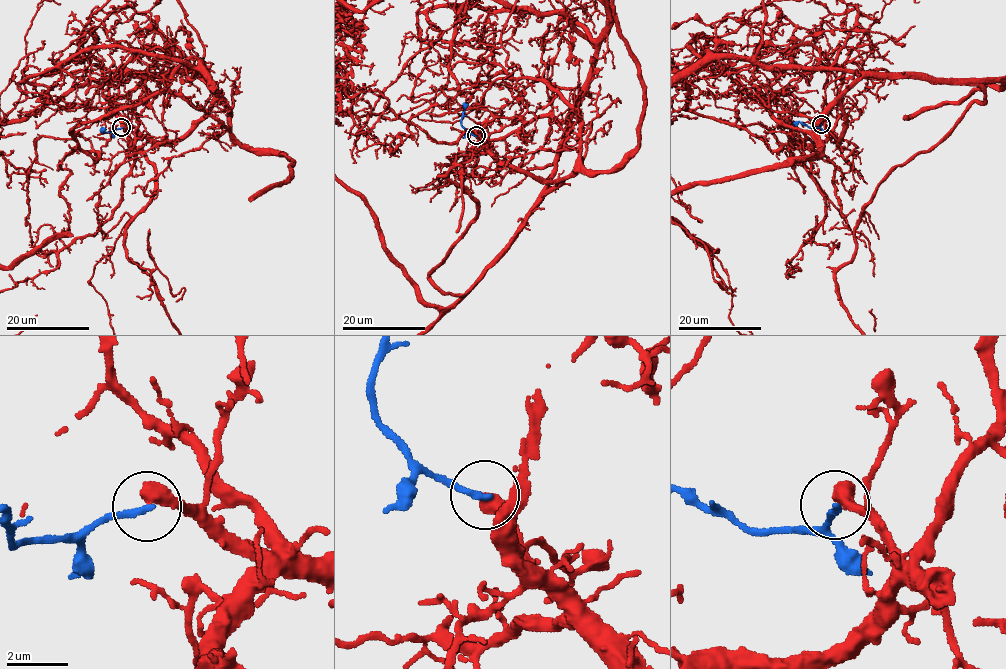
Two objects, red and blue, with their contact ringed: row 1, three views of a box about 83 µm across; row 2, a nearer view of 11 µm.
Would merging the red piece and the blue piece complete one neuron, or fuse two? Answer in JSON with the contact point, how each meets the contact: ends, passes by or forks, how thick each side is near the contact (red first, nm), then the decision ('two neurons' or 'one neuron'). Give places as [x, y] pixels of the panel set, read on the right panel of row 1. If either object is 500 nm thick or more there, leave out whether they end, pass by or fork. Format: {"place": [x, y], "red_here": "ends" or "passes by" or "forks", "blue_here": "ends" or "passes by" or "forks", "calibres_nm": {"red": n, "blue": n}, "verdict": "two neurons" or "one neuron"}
{"place": [821, 124], "calibres_nm": {"red": 550, "blue": 220}, "verdict": "two neurons"}

